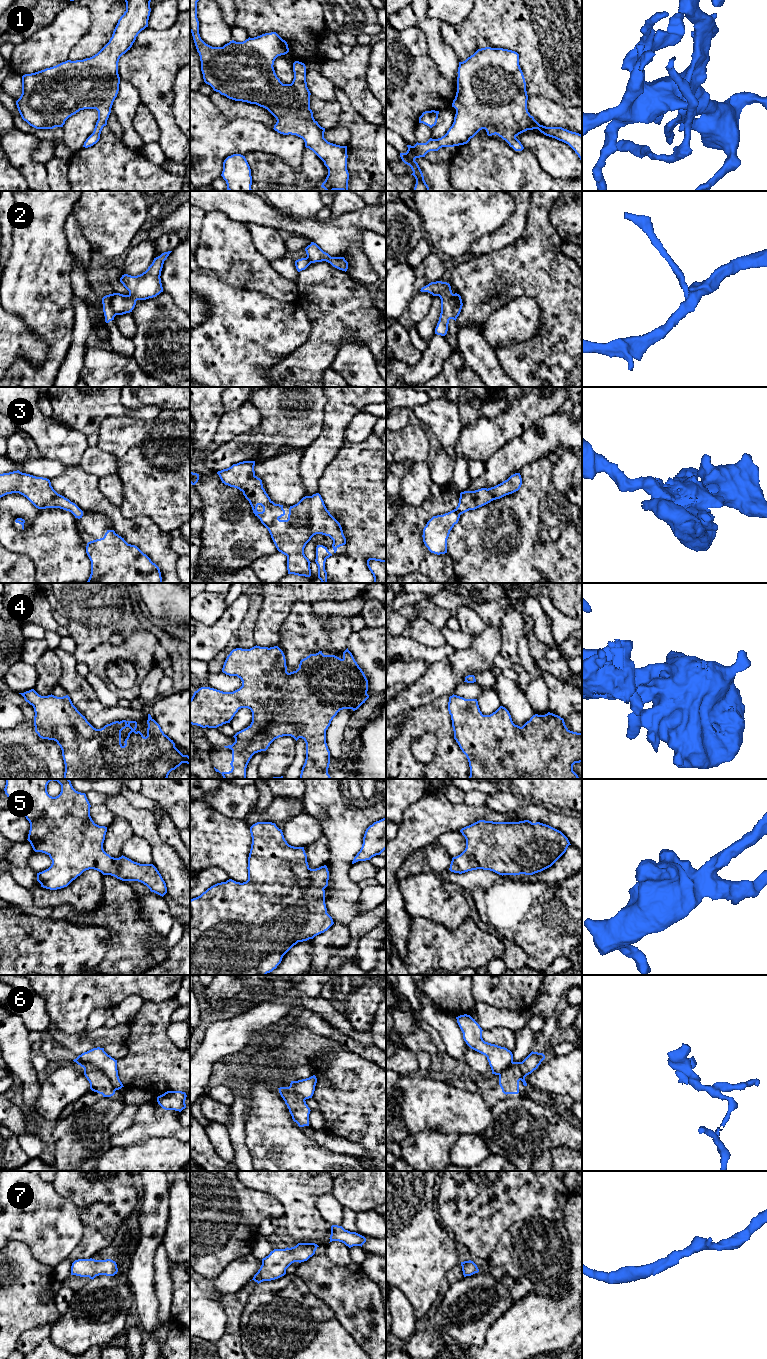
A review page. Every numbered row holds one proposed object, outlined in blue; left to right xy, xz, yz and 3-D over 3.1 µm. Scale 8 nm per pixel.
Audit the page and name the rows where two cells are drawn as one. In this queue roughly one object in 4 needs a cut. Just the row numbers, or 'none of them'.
2, 6

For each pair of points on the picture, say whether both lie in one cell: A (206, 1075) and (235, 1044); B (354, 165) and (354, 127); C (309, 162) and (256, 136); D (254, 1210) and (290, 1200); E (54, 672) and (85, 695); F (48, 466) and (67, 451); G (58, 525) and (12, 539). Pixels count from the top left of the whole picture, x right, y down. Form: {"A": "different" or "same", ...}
{"A": "same", "B": "same", "C": "different", "D": "different", "E": "different", "F": "different", "G": "same"}

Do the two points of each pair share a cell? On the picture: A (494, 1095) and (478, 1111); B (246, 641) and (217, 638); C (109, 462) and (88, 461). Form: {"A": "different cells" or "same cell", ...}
{"A": "different cells", "B": "different cells", "C": "same cell"}

